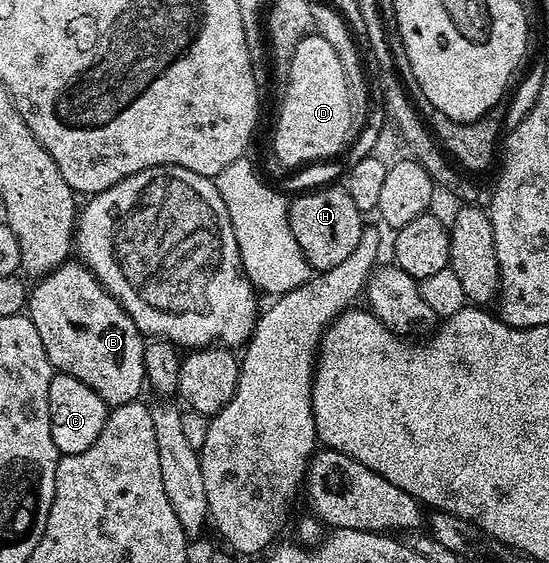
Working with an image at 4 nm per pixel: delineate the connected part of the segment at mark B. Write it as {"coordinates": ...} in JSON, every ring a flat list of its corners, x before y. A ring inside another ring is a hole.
{"coordinates":[[67,262,39,279,28,292,28,315,36,326,36,334,40,334,40,342,44,342,48,362,54,367,55,372,80,378,80,382,96,390,96,394,100,394,100,398,108,406,127,404,143,395,142,384,144,388,147,383,144,370,144,337,139,332,136,322,132,322,130,315,122,309,120,302,112,298,112,294,85,264]]}

